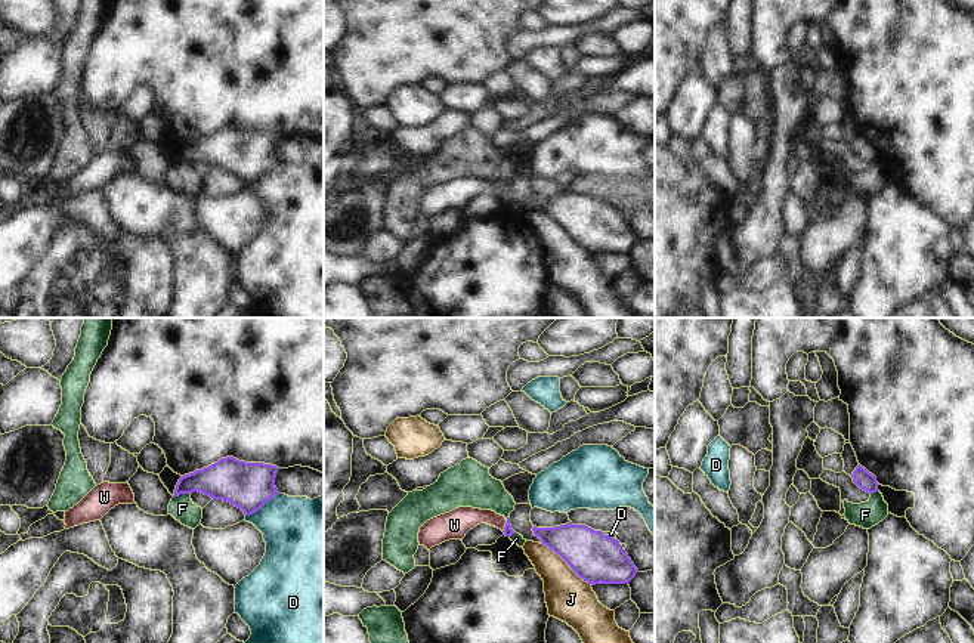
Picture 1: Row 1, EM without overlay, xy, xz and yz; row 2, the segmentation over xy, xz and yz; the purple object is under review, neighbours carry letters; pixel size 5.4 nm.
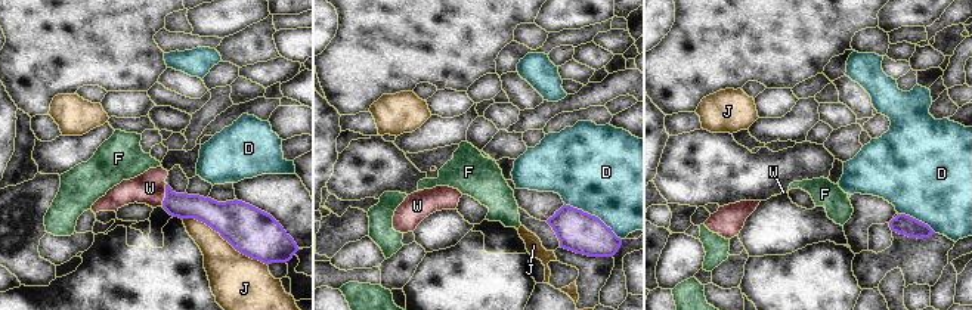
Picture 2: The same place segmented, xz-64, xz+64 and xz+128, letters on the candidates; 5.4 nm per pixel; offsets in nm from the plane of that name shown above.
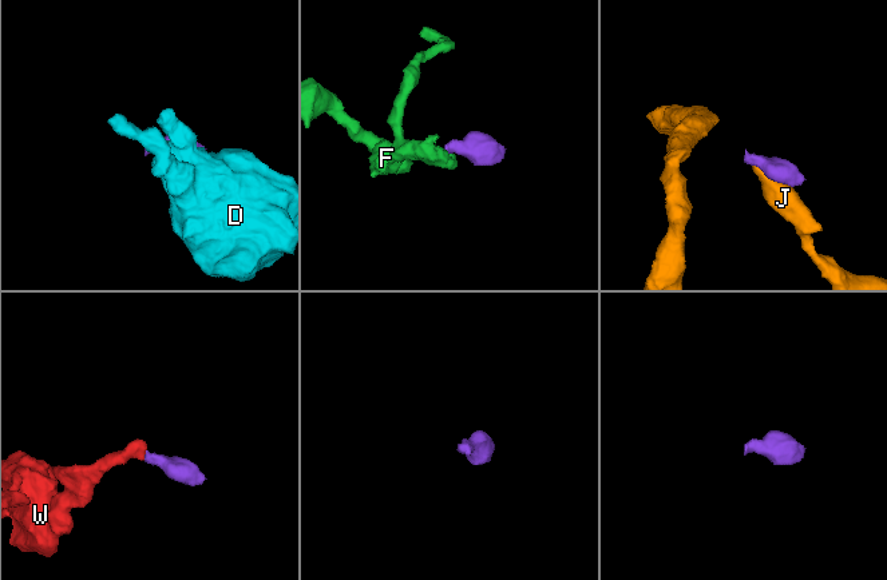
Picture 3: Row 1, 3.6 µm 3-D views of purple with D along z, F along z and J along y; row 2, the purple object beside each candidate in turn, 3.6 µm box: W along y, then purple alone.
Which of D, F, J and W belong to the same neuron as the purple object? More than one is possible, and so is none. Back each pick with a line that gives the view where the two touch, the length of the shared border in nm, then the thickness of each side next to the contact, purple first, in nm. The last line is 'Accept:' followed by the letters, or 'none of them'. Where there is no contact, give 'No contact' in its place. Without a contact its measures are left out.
W: Touches purple in xz. Shared border 70 nm. Thickness 50 nm (purple) against 150 nm
Accept: W.

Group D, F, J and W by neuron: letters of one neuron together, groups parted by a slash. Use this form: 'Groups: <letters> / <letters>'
Groups: D / F / J / W.

